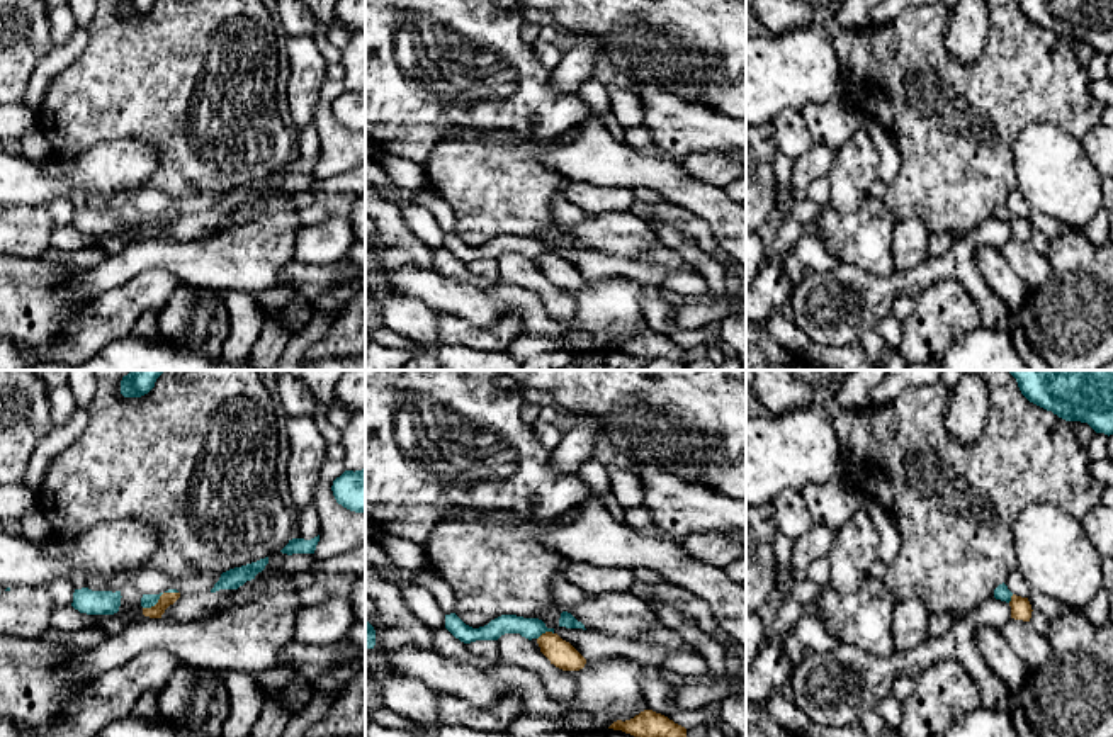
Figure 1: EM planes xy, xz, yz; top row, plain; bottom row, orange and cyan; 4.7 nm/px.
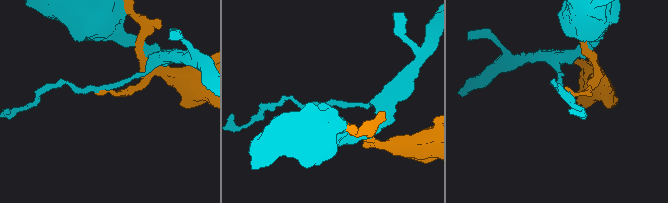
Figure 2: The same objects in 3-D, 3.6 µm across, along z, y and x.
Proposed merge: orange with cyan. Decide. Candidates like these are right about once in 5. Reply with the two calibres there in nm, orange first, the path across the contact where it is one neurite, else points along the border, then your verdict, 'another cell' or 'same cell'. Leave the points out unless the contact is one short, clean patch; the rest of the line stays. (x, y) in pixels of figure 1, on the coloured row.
70/60 nm | another cell

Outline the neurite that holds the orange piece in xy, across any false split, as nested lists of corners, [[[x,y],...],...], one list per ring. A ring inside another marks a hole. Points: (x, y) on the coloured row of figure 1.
[[[163,593],[158,603],[151,608],[143,608],[143,615],[150,618],[161,618],[165,610],[180,598],[180,593]]]

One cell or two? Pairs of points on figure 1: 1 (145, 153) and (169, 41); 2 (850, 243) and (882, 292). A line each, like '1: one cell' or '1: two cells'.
1: two cells
2: two cells

